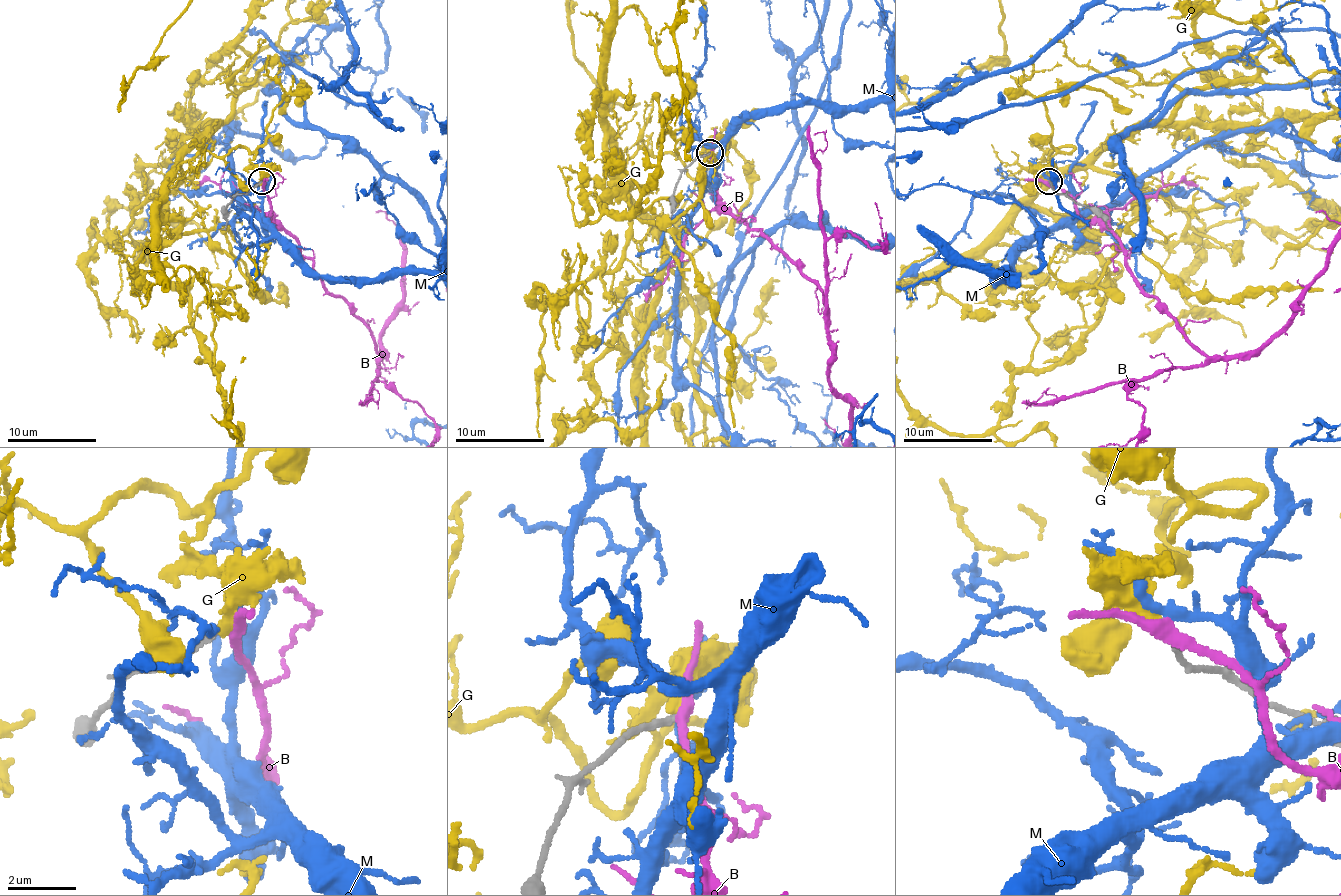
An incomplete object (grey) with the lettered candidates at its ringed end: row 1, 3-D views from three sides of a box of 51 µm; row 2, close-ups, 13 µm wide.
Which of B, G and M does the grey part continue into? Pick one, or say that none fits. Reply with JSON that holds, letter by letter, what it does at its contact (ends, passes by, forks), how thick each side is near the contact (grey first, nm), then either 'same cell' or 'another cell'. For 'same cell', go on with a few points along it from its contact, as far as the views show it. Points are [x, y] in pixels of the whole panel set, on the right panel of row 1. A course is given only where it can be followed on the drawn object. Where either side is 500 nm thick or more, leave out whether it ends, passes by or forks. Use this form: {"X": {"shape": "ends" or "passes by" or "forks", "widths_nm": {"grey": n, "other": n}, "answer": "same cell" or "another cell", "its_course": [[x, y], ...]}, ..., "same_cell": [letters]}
{"B": {"shape": "passes by", "widths_nm": {"grey": 240, "other": 360}, "answer": "another cell"}, "G": {"shape": "ends", "widths_nm": {"grey": 220, "other": 480}, "answer": "another cell"}, "M": {"shape": "forks", "widths_nm": {"grey": 220, "other": 240}, "answer": "another cell"}, "same_cell": []}

